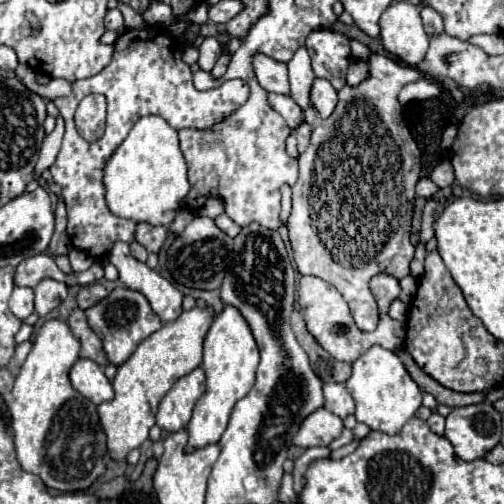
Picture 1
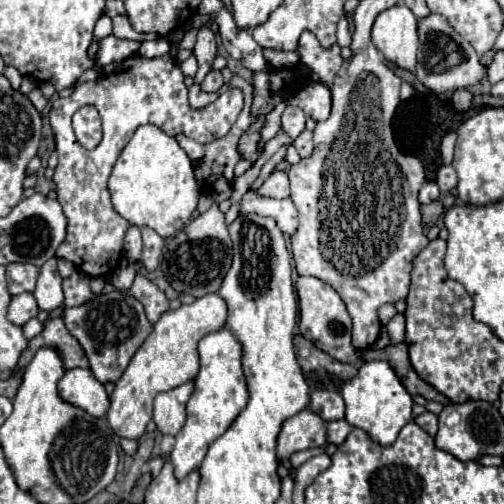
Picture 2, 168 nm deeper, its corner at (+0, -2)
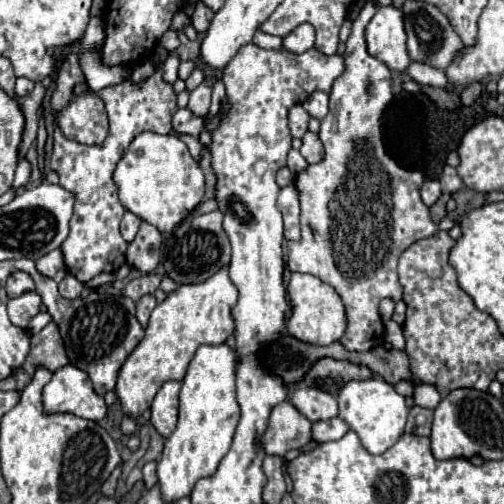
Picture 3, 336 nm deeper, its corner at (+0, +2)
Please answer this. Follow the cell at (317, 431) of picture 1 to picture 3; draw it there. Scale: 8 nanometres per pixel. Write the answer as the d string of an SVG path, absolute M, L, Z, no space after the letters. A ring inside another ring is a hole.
M278 403L268 419L268 427L262 433L262 449L266 455L284 457L290 449L302 449L312 441L312 423L290 403Z

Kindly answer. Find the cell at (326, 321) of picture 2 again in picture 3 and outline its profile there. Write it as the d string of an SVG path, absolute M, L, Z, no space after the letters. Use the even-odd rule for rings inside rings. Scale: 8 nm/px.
M292 273L286 285L288 301L290 301L290 315L286 319L286 329L300 341L314 343L314 345L330 345L338 341L346 329L346 313L340 295L324 281L308 273Z

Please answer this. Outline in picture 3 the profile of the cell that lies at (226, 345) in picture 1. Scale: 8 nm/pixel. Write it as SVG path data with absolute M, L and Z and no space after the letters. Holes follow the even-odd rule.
M202 345L188 365L180 391L180 415L176 431L166 439L162 459L156 467L164 503L188 497L198 479L214 475L220 459L232 445L240 419L236 401L236 353L226 345Z

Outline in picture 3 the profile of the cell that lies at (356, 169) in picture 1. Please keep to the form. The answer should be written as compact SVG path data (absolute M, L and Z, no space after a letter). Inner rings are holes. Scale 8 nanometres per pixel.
M368 1L360 11L356 21L352 23L352 33L346 41L346 71L334 81L334 95L330 93L330 113L320 121L320 141L324 141L324 161L318 165L310 165L304 173L298 175L296 189L300 191L302 205L302 239L298 243L288 243L288 269L298 273L310 273L332 285L340 295L348 327L340 339L340 343L348 351L368 351L384 343L384 323L378 313L378 303L384 297L402 299L402 285L398 283L398 257L412 243L426 239L438 233L438 225L430 219L428 207L420 199L420 187L424 183L424 175L420 171L402 169L392 157L386 155L382 143L382 127L380 117L386 105L392 99L392 83L390 69L372 57L366 51L364 29L372 15L376 13L376 3Z

